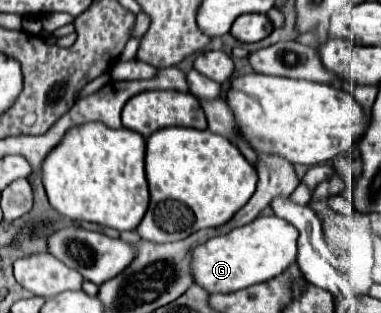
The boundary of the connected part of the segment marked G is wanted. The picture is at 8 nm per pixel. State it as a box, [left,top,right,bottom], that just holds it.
[190,216,298,294]

